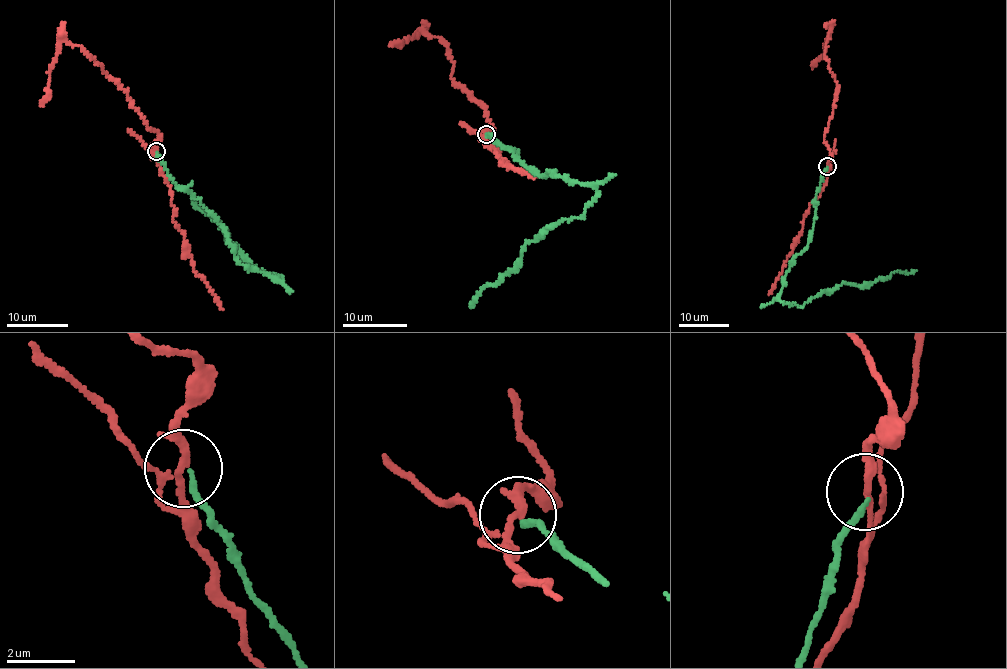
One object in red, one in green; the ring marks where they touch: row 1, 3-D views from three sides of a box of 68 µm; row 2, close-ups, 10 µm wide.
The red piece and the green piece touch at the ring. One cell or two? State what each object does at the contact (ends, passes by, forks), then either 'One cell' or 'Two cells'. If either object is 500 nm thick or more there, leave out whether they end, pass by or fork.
At the ring red passes by. At the ring green ends. Two cells

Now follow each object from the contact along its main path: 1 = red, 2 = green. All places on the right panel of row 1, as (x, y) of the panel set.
1: (827, 166), (830, 153), (825, 134), (837, 86), (824, 50), (831, 28), (825, 42), (826, 51), (812, 68)
2: (828, 166), (815, 198), (812, 239), (793, 258), (777, 297), (801, 307), (843, 283), (863, 286), (917, 270)

